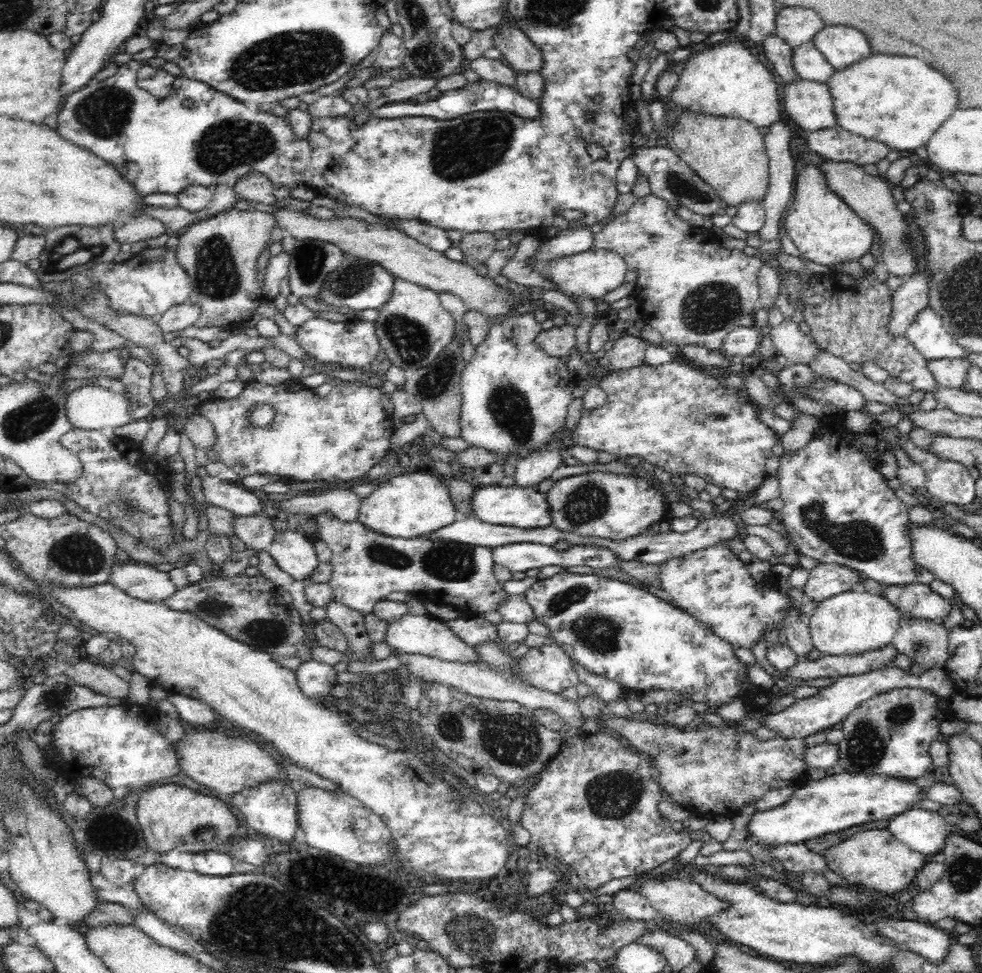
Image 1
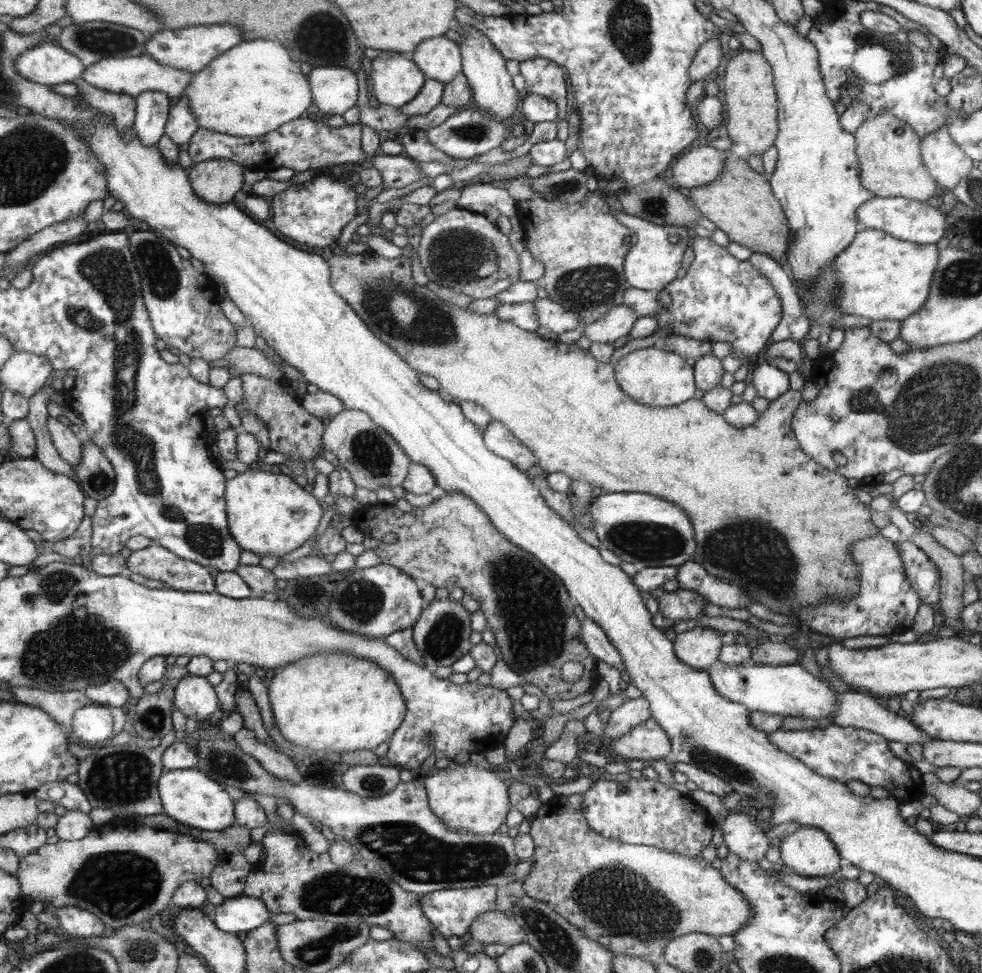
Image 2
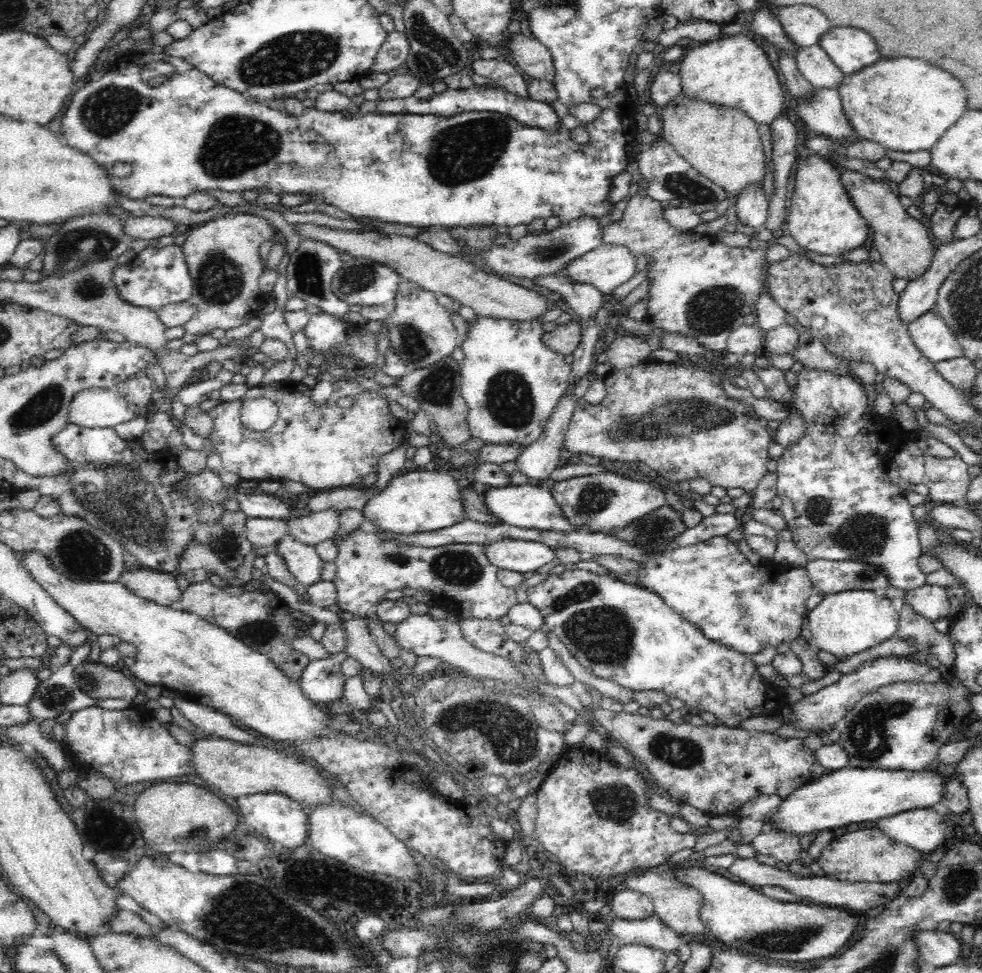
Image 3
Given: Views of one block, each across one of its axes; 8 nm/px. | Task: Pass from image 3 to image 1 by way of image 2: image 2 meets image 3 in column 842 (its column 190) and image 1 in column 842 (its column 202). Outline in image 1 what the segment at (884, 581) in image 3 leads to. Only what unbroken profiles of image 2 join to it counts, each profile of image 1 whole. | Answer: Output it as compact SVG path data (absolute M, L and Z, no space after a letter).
M819 563L810 570L809 579L804 585L806 601L820 603L842 592L860 590L862 577L864 574L847 566Z

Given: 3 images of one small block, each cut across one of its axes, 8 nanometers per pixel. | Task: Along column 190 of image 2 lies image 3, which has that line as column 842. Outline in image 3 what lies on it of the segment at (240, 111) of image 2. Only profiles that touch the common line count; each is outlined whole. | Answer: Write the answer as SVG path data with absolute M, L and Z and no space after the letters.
M916 58L878 60L852 75L844 75L838 92L848 123L862 138L898 152L929 150L966 110L966 90L952 74Z

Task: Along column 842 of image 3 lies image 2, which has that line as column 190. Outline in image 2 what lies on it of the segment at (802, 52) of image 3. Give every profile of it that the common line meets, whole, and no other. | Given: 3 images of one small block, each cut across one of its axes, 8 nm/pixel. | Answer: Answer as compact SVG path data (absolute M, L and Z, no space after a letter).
M148 55L104 58L94 65L87 66L81 78L93 87L136 97L143 92L164 92L170 97L181 97L190 82L194 72L188 72L173 66L162 65Z

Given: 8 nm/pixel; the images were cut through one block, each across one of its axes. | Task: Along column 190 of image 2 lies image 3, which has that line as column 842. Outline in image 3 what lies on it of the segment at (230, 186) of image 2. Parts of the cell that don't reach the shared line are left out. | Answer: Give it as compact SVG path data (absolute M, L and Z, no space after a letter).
M843 168L839 171L847 193L856 210L863 216L868 226L874 230L873 242L880 254L884 267L895 278L906 278L909 281L919 279L927 271L934 258L934 242L930 238L928 224L922 226L922 220L914 220L900 203L896 188L887 181L872 179L862 172Z

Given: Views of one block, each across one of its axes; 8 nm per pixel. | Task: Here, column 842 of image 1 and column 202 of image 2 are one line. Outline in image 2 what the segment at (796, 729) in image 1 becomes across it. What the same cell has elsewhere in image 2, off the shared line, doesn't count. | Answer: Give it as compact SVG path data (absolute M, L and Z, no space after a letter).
M187 675L175 683L173 702L188 719L203 721L218 710L216 689L203 676Z

